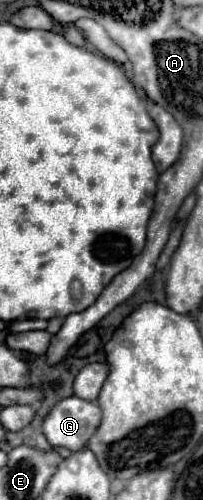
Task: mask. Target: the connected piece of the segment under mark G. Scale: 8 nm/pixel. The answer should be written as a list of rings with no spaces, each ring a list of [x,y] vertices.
[[[71,395],[71,397],[59,401],[51,409],[51,413],[45,417],[45,421],[43,421],[43,433],[45,433],[47,441],[53,447],[67,447],[71,451],[77,451],[95,433],[95,429],[99,427],[99,421],[101,421],[101,409],[99,409],[99,405],[95,401],[85,401],[85,399],[79,399],[79,397]]]

